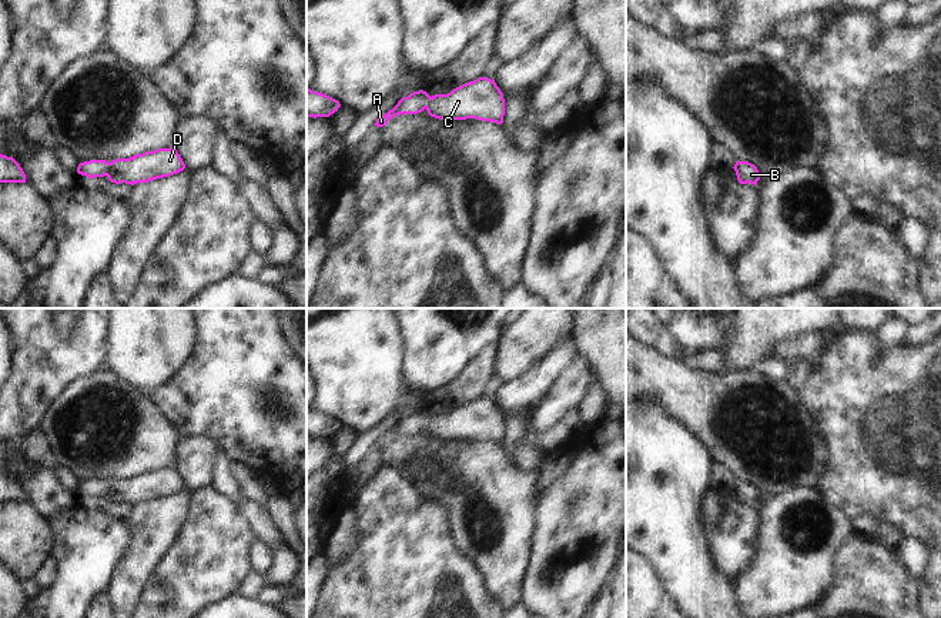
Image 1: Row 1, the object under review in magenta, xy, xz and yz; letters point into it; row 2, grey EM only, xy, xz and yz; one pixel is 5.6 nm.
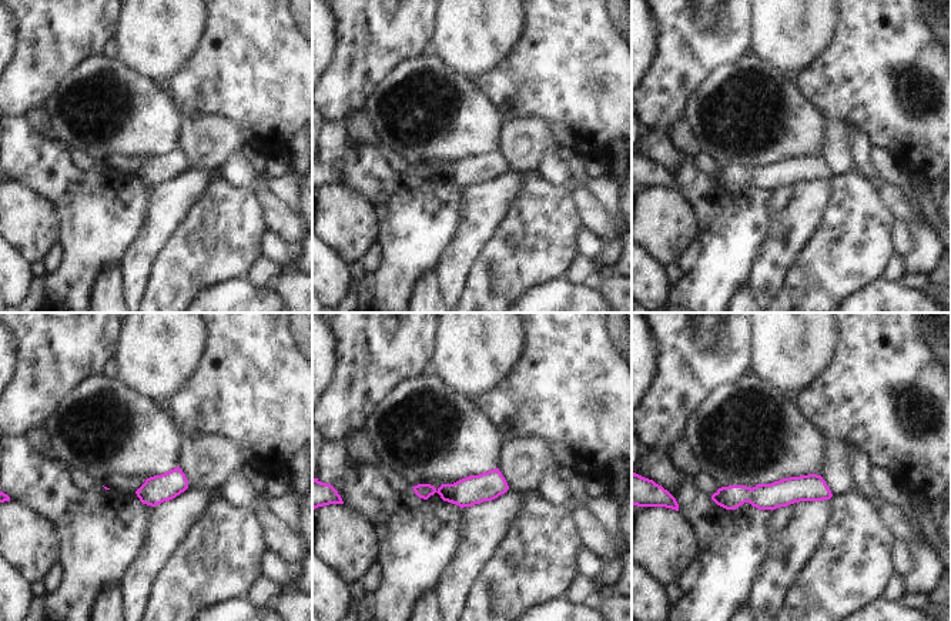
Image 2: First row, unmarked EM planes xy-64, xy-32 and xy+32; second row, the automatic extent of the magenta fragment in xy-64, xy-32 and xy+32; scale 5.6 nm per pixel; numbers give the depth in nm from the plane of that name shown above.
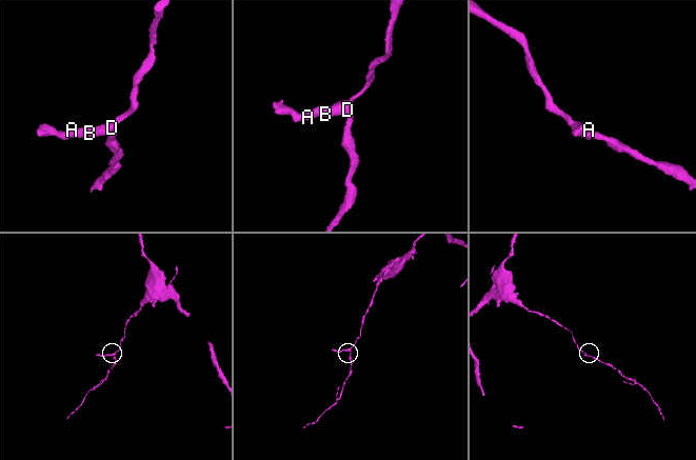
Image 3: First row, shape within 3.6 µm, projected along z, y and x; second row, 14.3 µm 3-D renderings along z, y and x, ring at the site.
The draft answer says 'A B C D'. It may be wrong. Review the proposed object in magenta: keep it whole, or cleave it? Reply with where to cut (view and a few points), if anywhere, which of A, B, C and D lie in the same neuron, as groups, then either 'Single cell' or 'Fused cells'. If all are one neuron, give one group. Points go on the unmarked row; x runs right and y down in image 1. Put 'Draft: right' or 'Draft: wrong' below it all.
No split. Groups: A B C D. Single cell.
Draft: right

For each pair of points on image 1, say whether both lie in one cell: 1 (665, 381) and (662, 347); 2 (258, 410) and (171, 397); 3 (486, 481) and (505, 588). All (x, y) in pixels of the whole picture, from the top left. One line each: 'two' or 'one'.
1: two
2: one
3: one

